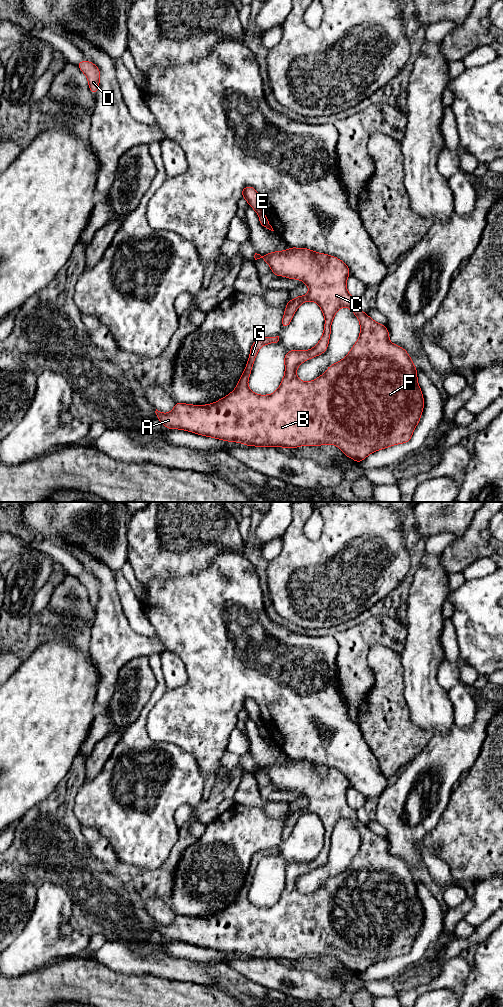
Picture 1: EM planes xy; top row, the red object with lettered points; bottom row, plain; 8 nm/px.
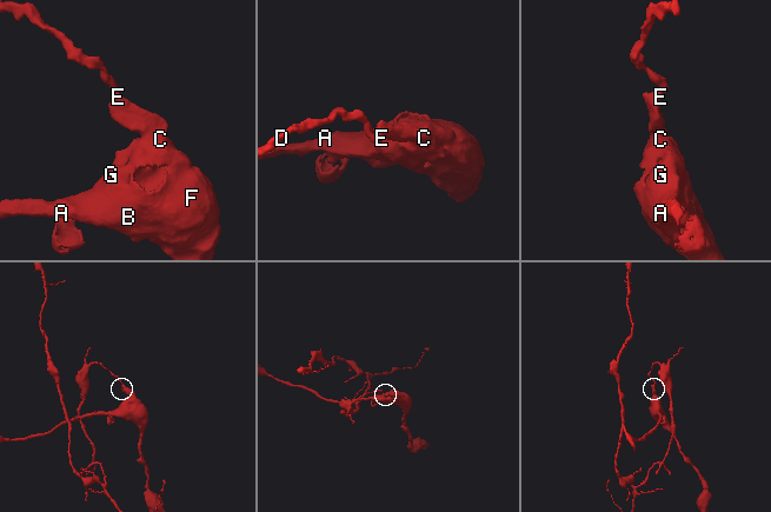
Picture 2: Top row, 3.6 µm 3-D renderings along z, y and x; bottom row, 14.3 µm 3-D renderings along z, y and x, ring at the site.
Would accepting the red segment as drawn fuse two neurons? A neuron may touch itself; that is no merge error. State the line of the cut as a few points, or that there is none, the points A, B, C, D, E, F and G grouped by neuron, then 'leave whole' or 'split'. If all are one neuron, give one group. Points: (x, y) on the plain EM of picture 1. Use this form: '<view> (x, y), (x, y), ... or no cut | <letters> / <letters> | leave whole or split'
xy (263, 725), (259, 727) | A B C E F G / D | split

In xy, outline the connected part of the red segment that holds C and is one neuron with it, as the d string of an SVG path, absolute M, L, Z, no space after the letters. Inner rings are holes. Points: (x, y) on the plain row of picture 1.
M291 758L289 762L276 763L264 768L255 765L254 770L255 772L264 771L276 788L299 791L308 797L309 804L307 807L297 808L295 811L288 813L281 837L285 841L290 836L294 825L303 814L314 813L320 818L325 829L324 843L320 853L310 862L288 863L284 870L285 887L281 897L273 906L262 908L252 904L247 894L259 861L266 856L277 855L279 848L260 850L252 856L247 877L233 904L209 917L189 917L176 914L174 921L167 926L156 921L155 925L159 933L168 941L182 941L224 953L240 954L247 958L297 960L302 957L334 956L347 969L354 971L357 975L360 975L369 966L377 962L409 954L415 939L419 935L424 919L416 879L406 862L389 853L389 844L386 838L375 834L358 820L356 810L347 803L346 793L350 787L347 777L334 768L317 765L307 760L293 760ZM344 818L347 818L360 834L361 843L357 854L344 871L330 877L319 890L311 894L299 892L296 887L298 878L327 862L331 835L336 824Z

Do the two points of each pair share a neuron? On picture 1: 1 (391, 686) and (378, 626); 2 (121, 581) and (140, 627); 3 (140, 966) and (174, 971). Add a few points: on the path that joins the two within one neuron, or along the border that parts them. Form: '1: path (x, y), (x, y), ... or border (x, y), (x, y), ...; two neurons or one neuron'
1: border (400, 654), (387, 647), (373, 645), (366, 660); two neurons
2: path (125, 592), (135, 616); one neuron
3: path (148, 966), (166, 968); one neuron

